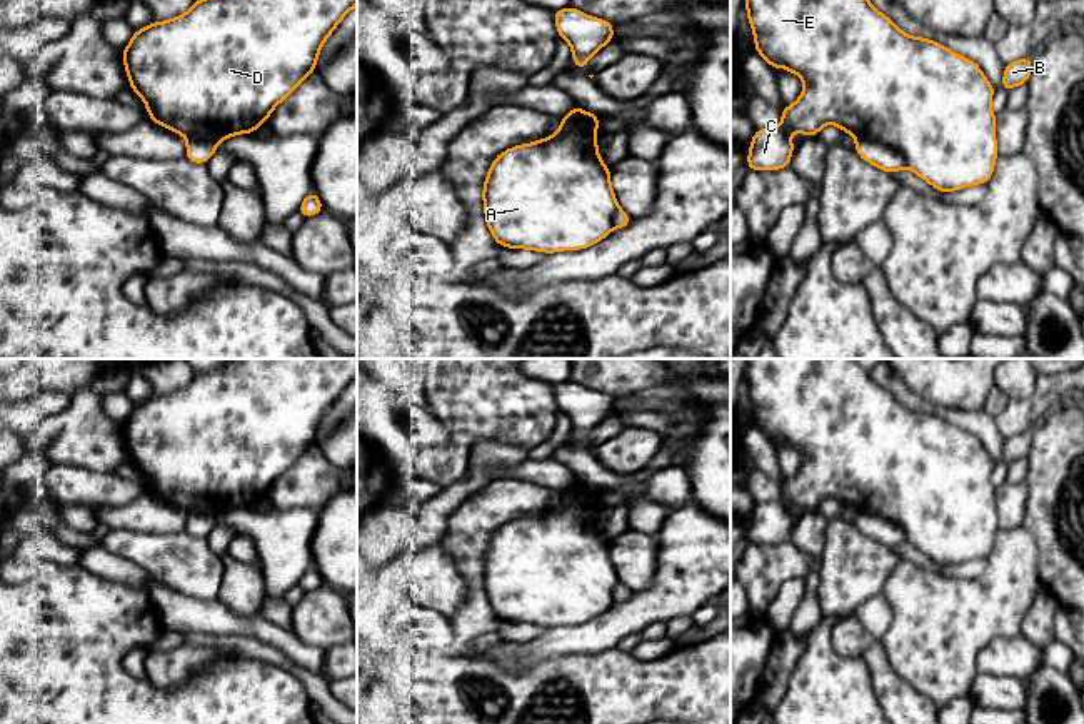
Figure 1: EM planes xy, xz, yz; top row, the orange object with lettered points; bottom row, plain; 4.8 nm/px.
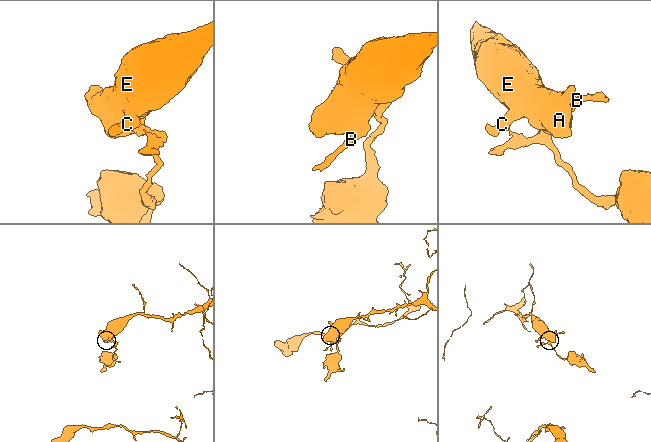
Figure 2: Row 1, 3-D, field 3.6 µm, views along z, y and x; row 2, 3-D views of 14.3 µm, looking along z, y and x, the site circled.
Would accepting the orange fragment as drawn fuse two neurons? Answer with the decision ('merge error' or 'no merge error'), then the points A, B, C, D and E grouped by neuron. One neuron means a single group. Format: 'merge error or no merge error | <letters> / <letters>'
merge error | A C D E / B

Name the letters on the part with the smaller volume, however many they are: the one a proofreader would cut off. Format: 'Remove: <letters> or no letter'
Remove: B

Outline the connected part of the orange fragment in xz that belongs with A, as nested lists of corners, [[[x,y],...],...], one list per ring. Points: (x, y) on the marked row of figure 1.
[[[577,105],[575,108],[580,110],[580,115],[574,125],[565,127],[562,120],[554,135],[510,147],[494,158],[484,180],[482,200],[485,224],[497,245],[545,254],[582,250],[600,242],[614,230],[612,219],[619,210],[619,202],[610,185],[610,168],[600,160],[597,148],[597,125],[602,117]]]

